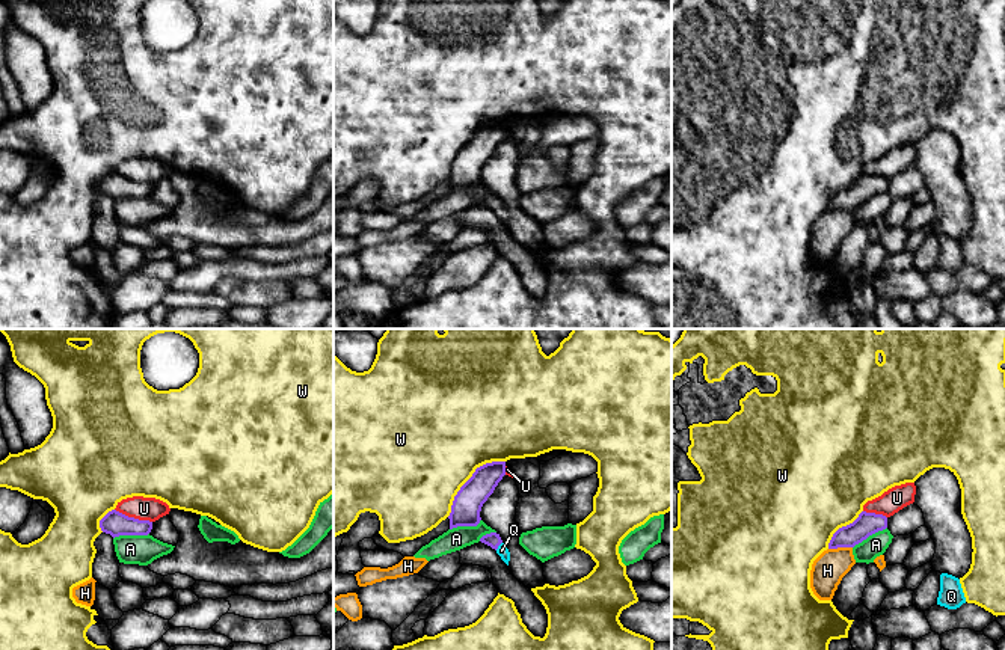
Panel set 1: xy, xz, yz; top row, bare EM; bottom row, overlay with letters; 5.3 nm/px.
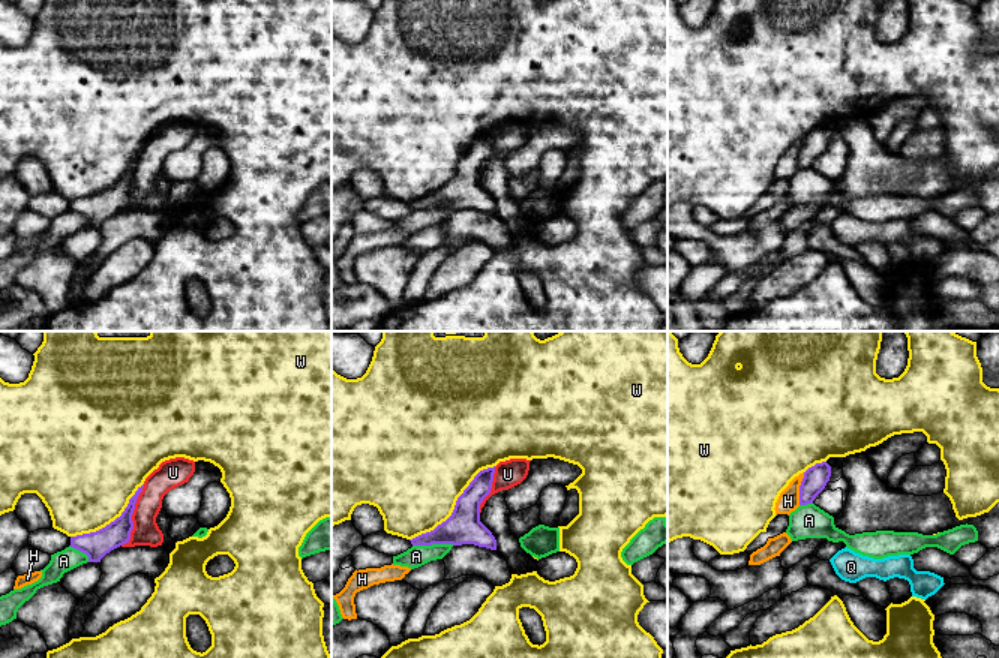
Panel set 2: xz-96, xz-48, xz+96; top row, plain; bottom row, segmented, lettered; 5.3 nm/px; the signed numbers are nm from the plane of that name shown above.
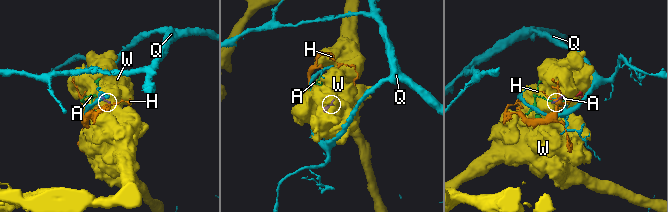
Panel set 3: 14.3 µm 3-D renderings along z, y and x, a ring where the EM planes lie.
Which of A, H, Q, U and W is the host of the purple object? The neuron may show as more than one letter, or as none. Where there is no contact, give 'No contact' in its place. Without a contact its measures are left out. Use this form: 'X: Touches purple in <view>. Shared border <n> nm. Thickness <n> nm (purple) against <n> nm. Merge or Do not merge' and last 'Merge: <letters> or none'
A: Touches purple in xy. Shared border 190 nm. Thickness 130 nm (purple) against 160 nm. Do not merge
H: Touches purple in yz. Shared border 130 nm. Thickness 120 nm (purple) against 180 nm. Do not merge
Q: Touches purple in xz. Shared border 60 nm. Thickness 80 nm (purple) against 60 nm. Merge
U: Touches purple in xy. Shared border 220 nm. Thickness 130 nm (purple) against 130 nm. Do not merge
W: Touches purple in xz. Shared border 440 nm. Thickness 160 nm (purple) against 500 nm. Do not merge
Merge: Q

